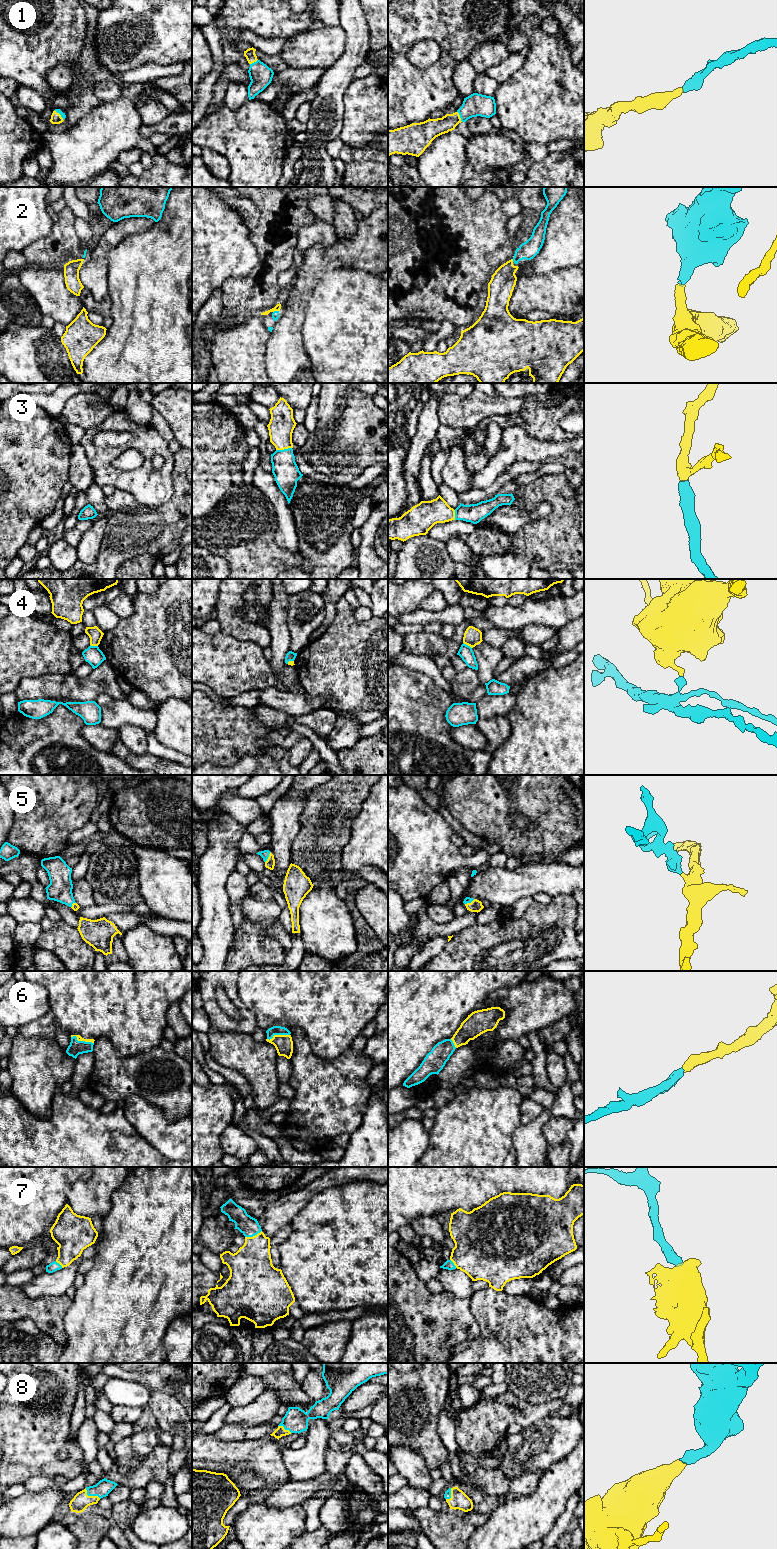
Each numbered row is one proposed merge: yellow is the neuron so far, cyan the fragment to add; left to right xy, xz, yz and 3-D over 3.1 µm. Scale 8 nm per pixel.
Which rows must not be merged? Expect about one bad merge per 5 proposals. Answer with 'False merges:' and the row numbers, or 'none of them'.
False merges: 4

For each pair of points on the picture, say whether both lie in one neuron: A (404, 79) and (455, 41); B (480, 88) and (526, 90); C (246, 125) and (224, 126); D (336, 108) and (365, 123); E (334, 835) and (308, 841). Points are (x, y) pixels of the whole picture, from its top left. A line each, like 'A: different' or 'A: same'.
A: same
B: different
C: same
D: different
E: same

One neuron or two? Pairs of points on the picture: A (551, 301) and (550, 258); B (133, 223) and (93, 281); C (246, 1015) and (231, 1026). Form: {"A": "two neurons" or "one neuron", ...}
{"A": "two neurons", "B": "one neuron", "C": "one neuron"}

